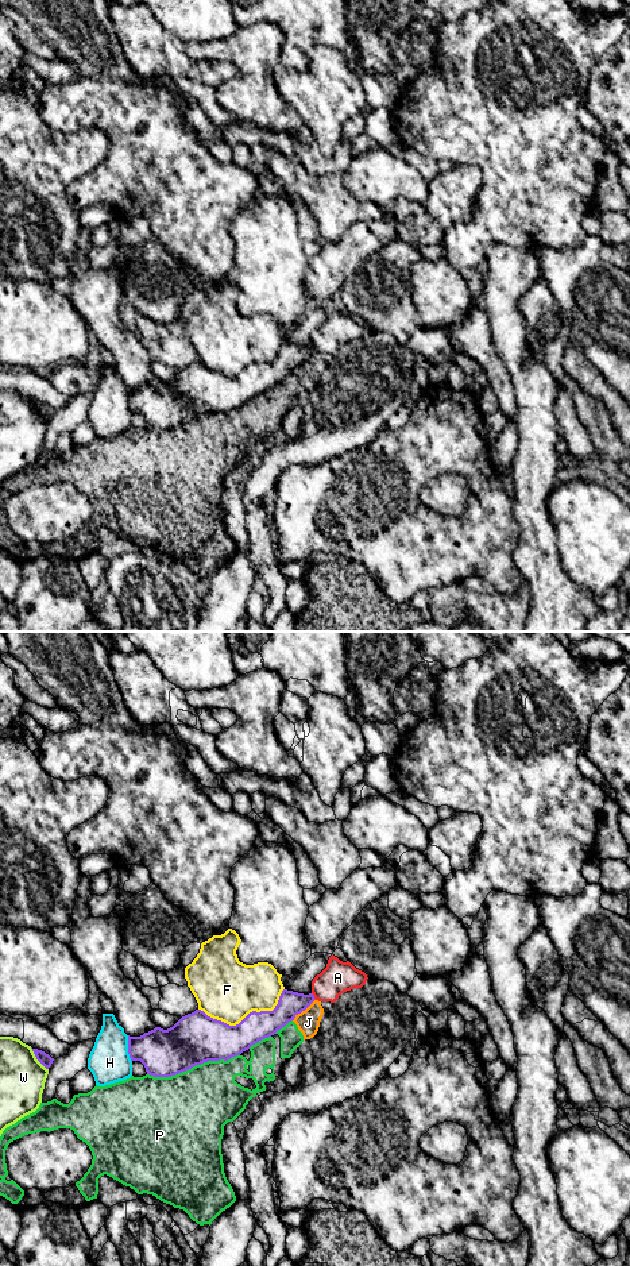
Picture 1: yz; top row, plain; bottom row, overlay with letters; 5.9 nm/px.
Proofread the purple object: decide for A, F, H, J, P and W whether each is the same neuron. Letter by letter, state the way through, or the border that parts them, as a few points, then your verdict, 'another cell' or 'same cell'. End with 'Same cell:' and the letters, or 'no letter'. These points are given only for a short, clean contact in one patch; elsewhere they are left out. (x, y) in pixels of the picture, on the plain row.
A: border along yz (312, 344), (316, 351); another cell
F: another cell
H: another cell
J: border along yz (314, 351), (293, 373); another cell
P: another cell
W: another cell
Same cell: no letter

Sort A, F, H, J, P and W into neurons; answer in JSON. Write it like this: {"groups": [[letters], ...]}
{"groups": [["A"], ["F"], ["H"], ["J", "P"], ["W"]]}

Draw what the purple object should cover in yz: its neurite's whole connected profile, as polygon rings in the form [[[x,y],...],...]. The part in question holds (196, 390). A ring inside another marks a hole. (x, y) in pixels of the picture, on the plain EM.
[[[283,341],[273,363],[252,363],[236,378],[229,378],[208,368],[201,362],[196,362],[182,368],[167,382],[155,379],[140,389],[128,387],[128,406],[131,413],[140,413],[147,426],[154,429],[171,429],[208,413],[228,413],[232,409],[240,408],[259,393],[274,387],[289,374],[294,373],[314,352],[313,346],[304,347]]]

